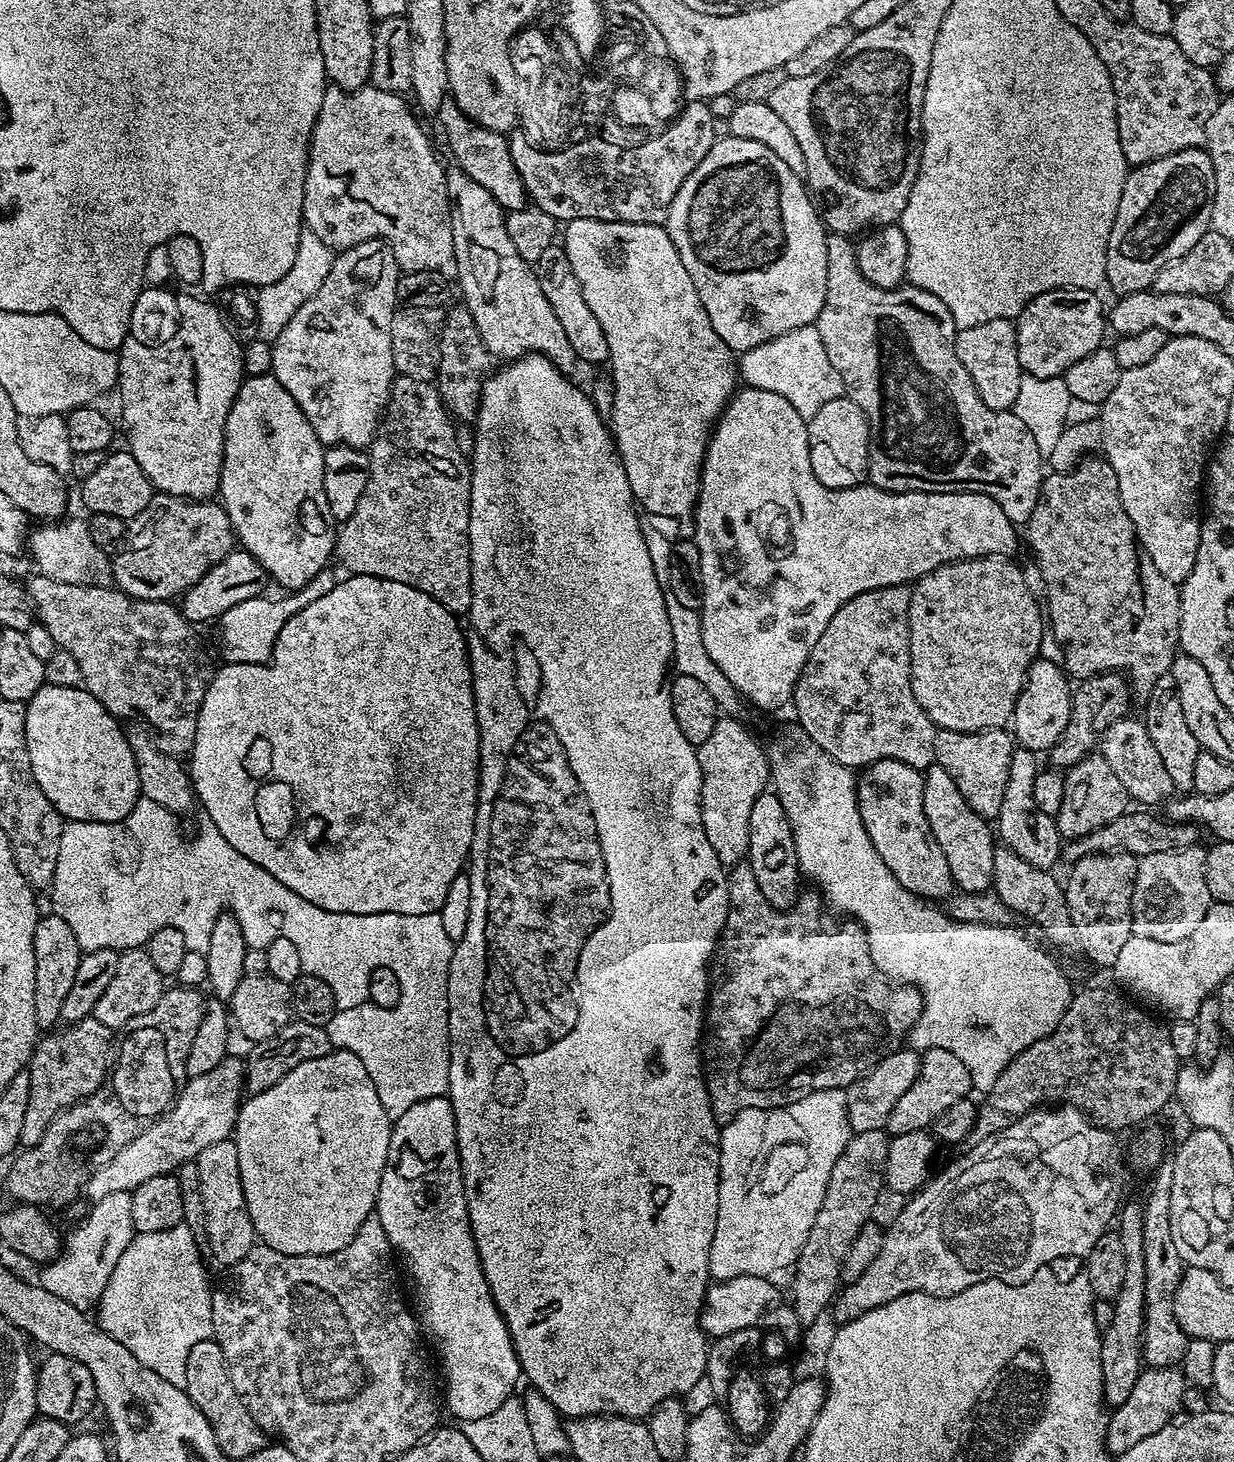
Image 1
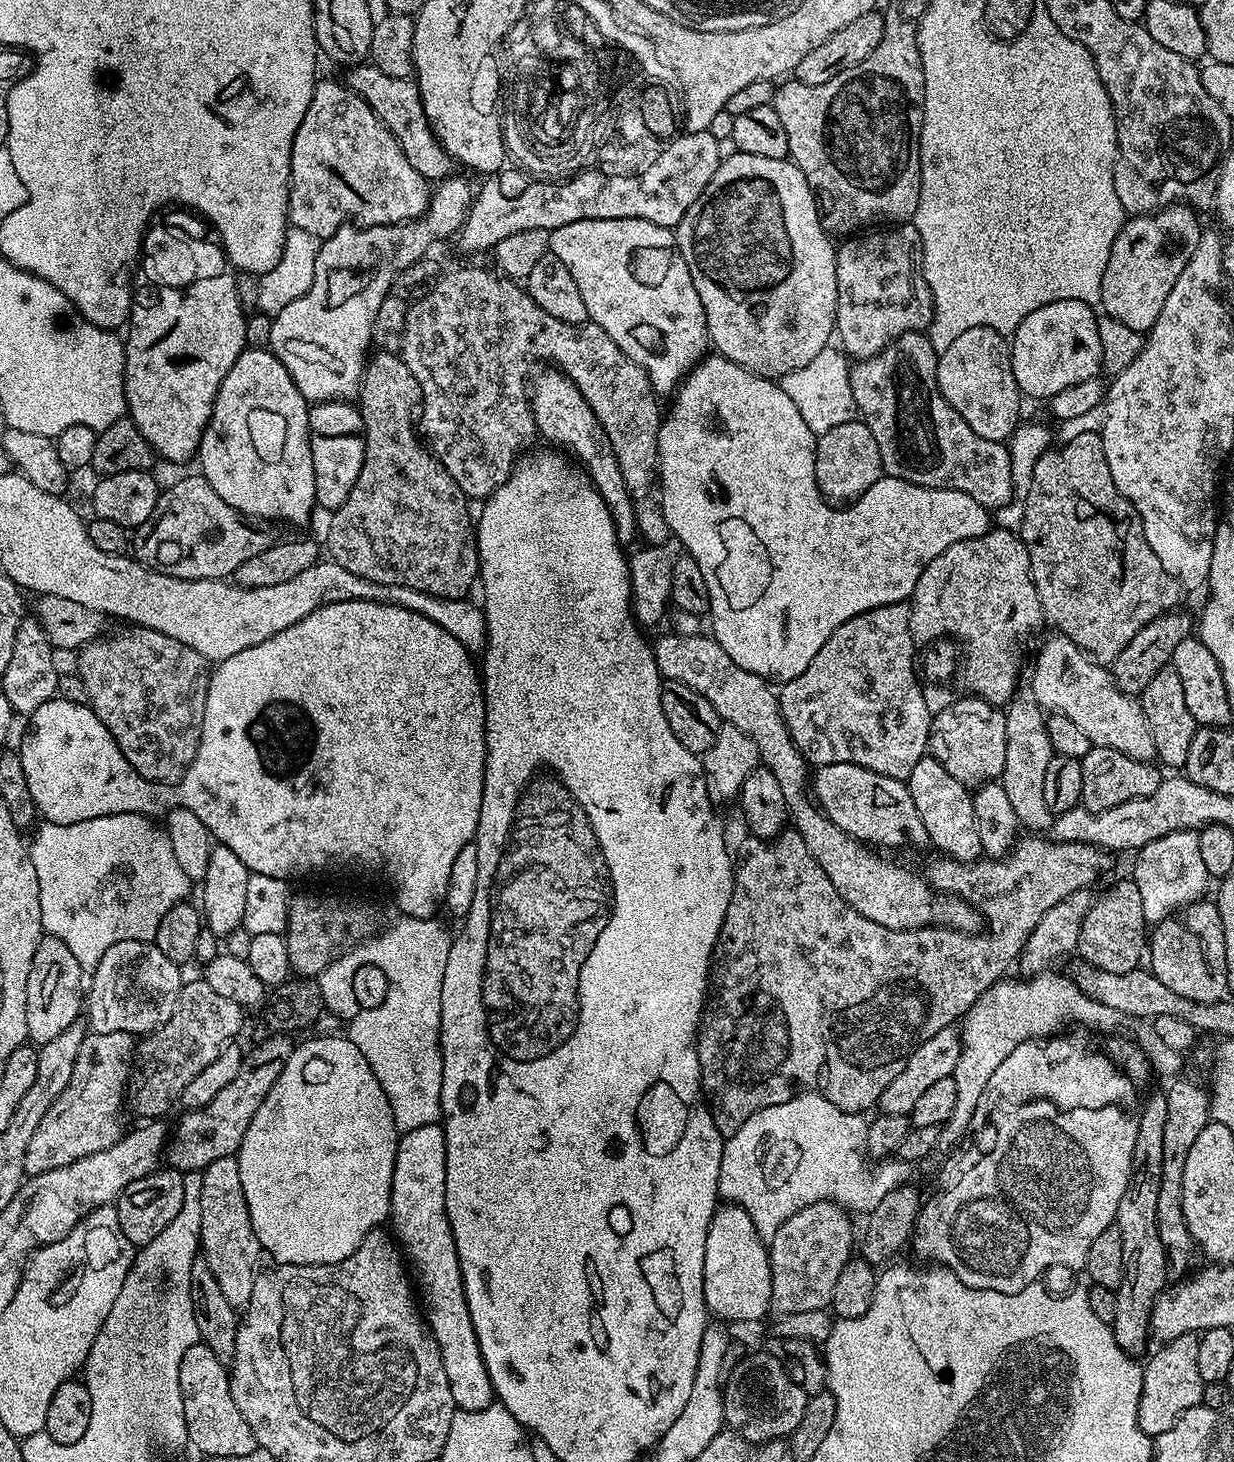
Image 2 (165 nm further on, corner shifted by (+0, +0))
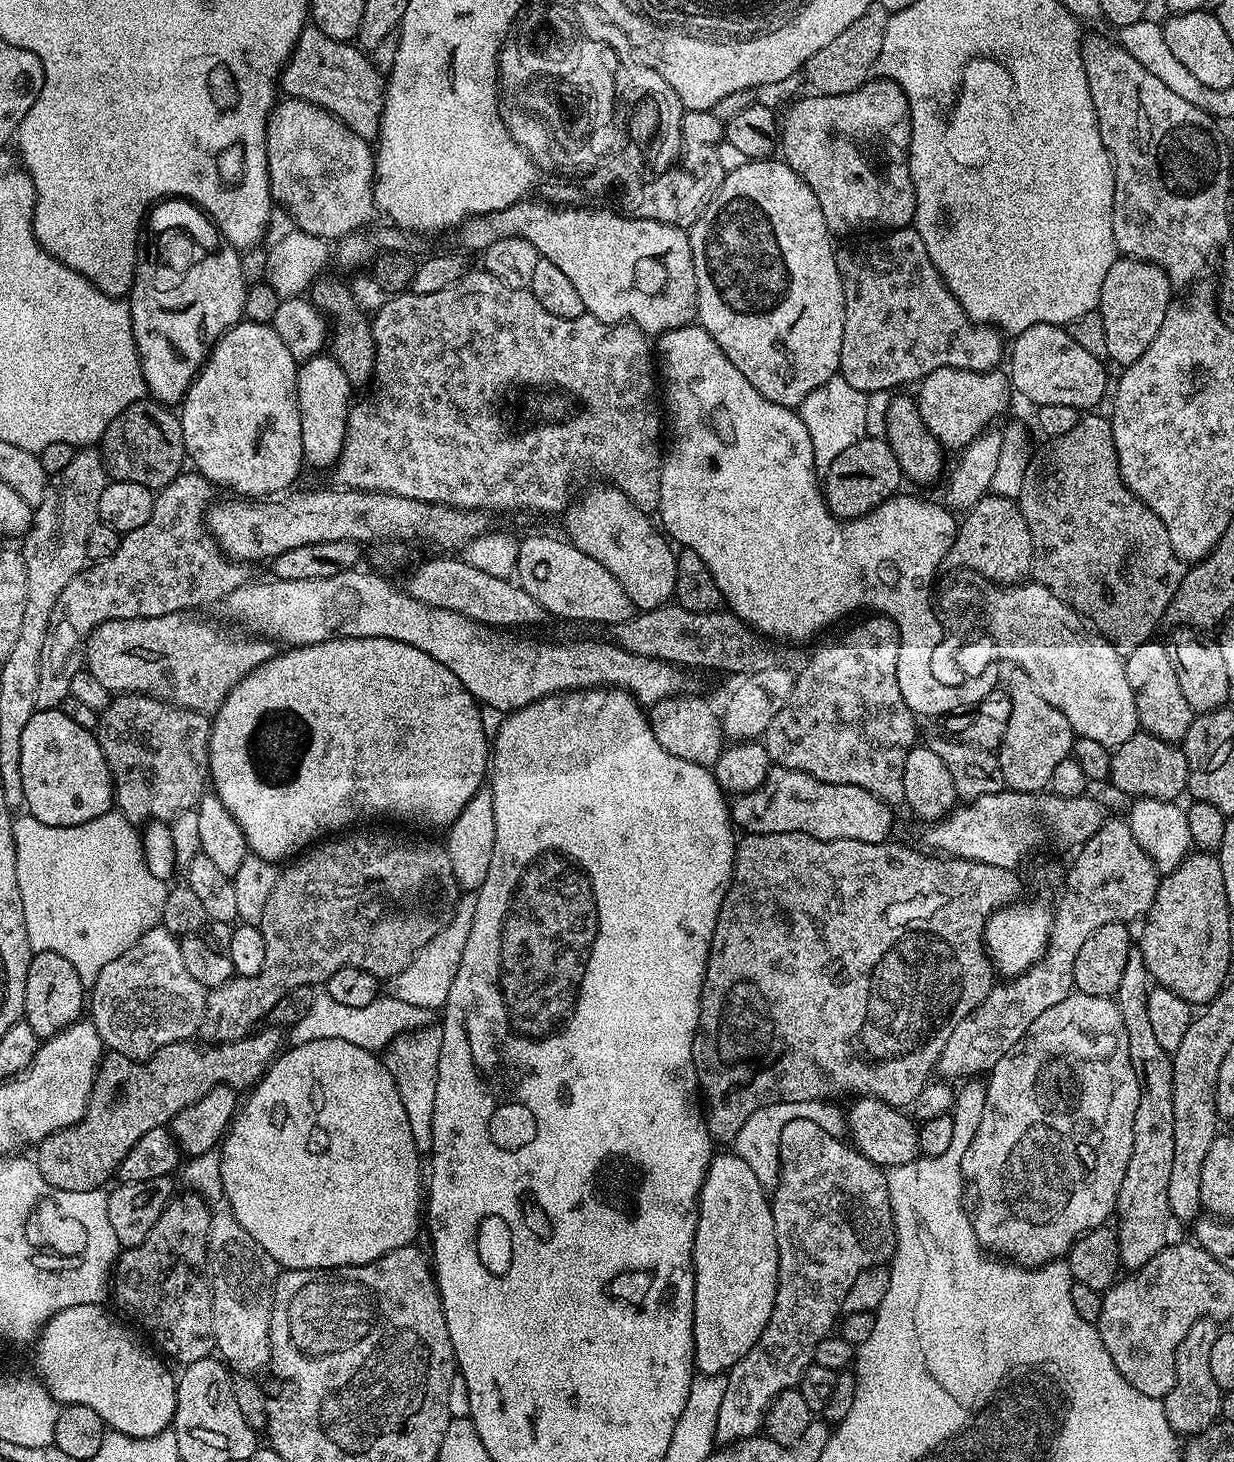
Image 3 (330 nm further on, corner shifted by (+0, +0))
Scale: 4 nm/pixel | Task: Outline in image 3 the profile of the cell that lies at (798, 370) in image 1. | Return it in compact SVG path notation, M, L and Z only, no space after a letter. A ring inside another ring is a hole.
M837 374L831 376L822 386L818 386L818 390L811 392L798 405L802 422L810 434L817 469L827 470L830 462L834 462L834 458L838 458L842 450L854 446L854 442L869 435L868 400L865 392L854 390L854 386L850 386L844 376Z

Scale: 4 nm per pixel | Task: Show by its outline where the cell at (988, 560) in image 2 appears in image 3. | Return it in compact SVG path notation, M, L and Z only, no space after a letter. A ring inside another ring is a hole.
M989 494L967 509L964 521L959 521L948 551L947 567L979 574L993 584L1009 585L1023 581L1032 570L1030 526L1022 518L1022 510L1015 499Z

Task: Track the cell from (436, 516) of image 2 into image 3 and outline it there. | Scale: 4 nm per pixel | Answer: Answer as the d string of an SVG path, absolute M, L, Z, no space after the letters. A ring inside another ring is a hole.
M317 279L310 288L310 303L330 321L331 355L342 366L346 378L353 386L360 386L364 379L372 376L372 367L376 361L376 347L372 338L372 326L369 317L354 302L352 289L340 280Z

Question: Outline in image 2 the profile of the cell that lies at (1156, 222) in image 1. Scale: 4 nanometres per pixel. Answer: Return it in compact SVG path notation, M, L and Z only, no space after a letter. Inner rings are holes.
M1170 204L1143 216L1125 219L1118 238L1114 238L1114 246L1110 246L1110 262L1106 262L1106 274L1102 274L1099 307L1103 315L1122 322L1122 326L1130 326L1130 330L1142 333L1147 333L1154 326L1158 314L1162 314L1166 297L1170 295L1170 290L1174 290L1174 282L1178 282L1178 274L1186 270L1186 264L1198 245L1202 224L1195 215L1199 216L1187 204Z

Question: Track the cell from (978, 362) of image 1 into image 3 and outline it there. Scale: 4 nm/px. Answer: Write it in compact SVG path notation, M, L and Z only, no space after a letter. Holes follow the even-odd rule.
M943 368L934 370L923 380L919 381L920 396L918 395L918 407L922 422L934 434L941 448L945 450L962 450L970 442L978 439L989 427L991 420L996 420L1008 408L1008 399L1014 396L1010 387L1010 380L1003 371L975 372L974 370L962 370L961 368Z

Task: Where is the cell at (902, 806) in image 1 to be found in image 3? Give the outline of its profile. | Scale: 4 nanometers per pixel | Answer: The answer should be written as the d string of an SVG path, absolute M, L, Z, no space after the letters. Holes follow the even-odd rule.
M773 766L766 782L731 801L732 823L744 834L801 832L819 840L861 840L882 844L892 832L893 809L874 794L849 784L827 784L798 770Z

